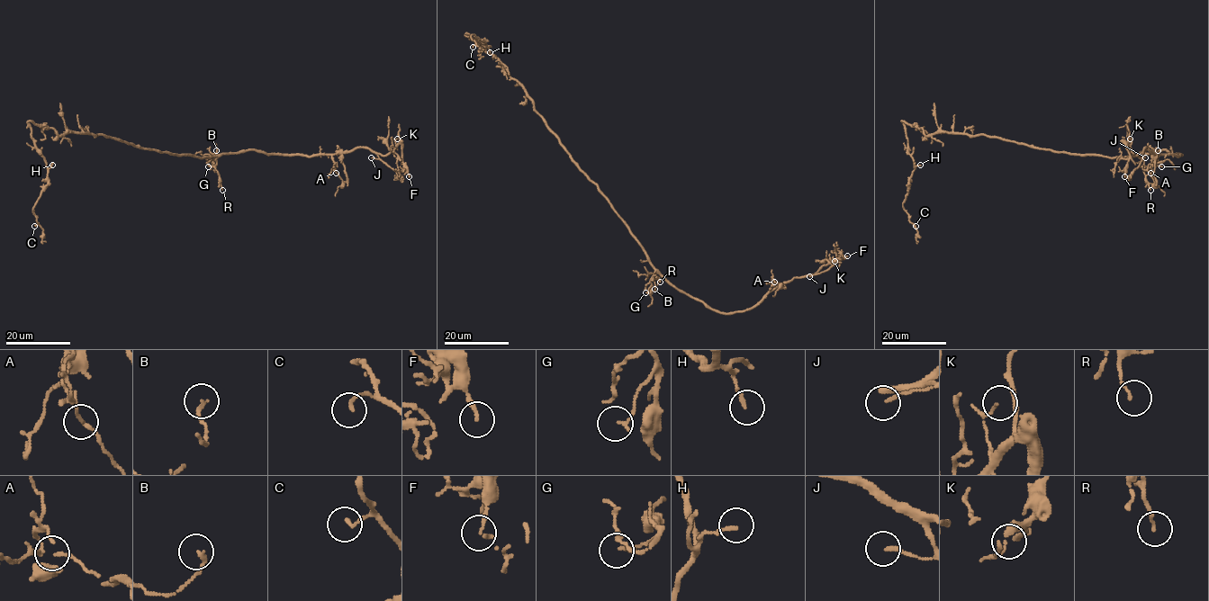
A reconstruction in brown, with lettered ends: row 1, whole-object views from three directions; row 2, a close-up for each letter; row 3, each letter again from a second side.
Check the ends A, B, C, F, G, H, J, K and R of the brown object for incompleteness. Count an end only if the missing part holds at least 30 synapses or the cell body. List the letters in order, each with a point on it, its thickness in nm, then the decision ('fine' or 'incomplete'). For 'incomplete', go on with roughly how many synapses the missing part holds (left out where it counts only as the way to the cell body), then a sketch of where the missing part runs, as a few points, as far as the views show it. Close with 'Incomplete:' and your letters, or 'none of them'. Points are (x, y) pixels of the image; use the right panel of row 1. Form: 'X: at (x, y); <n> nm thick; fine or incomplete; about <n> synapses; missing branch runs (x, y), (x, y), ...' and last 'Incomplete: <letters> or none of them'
A: at (1150, 173); 90 nm thick; fine
B: at (1158, 150); 150 nm thick; fine
C: at (915, 226); 160 nm thick; fine
F: at (1124, 176); 140 nm thick; fine
G: at (1161, 166); 140 nm thick; fine
H: at (920, 165); 150 nm thick; fine
J: at (1145, 157); 150 nm thick; fine
K: at (1130, 139); 80 nm thick; fine
R: at (1150, 190); 130 nm thick; fine
Incomplete: none of them

